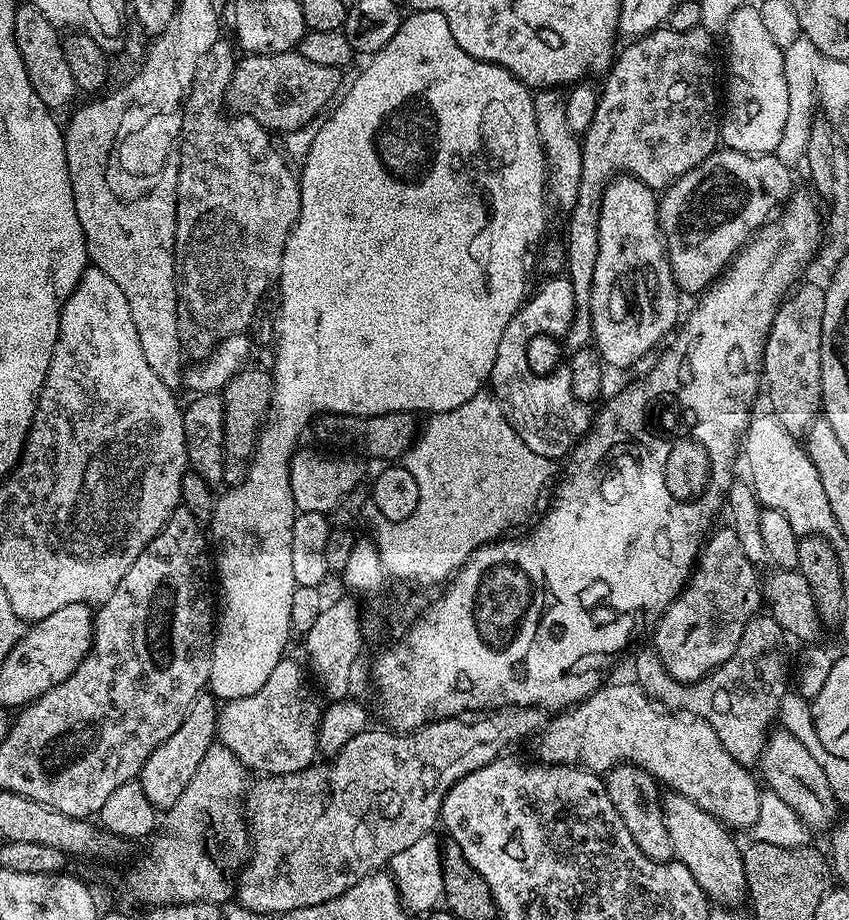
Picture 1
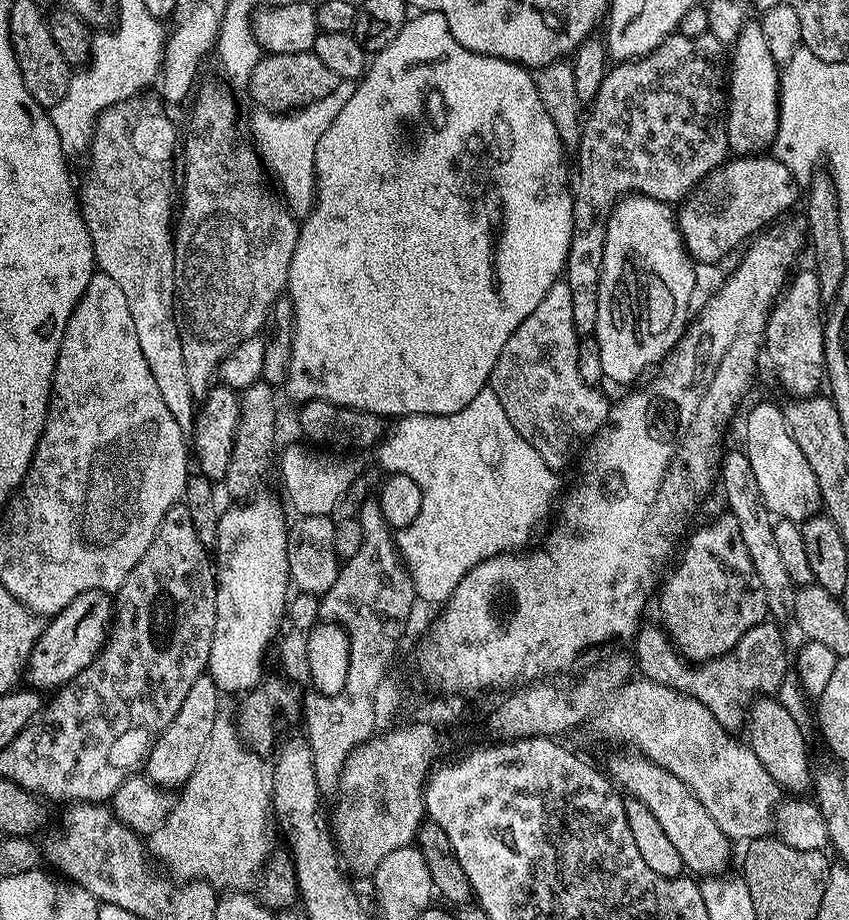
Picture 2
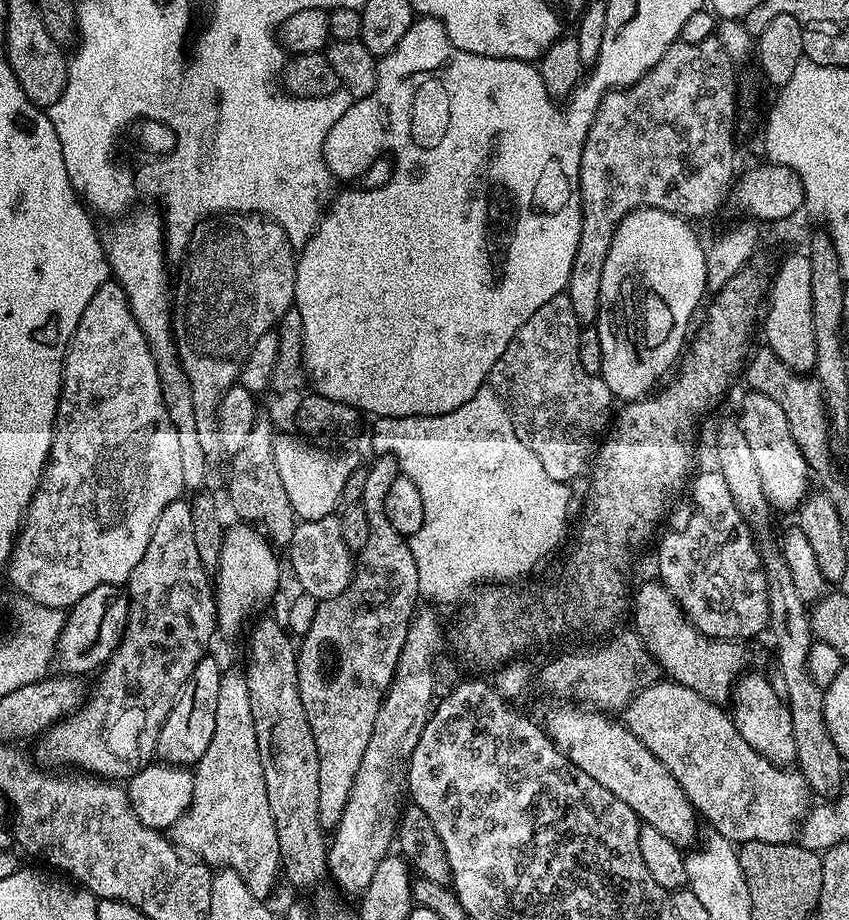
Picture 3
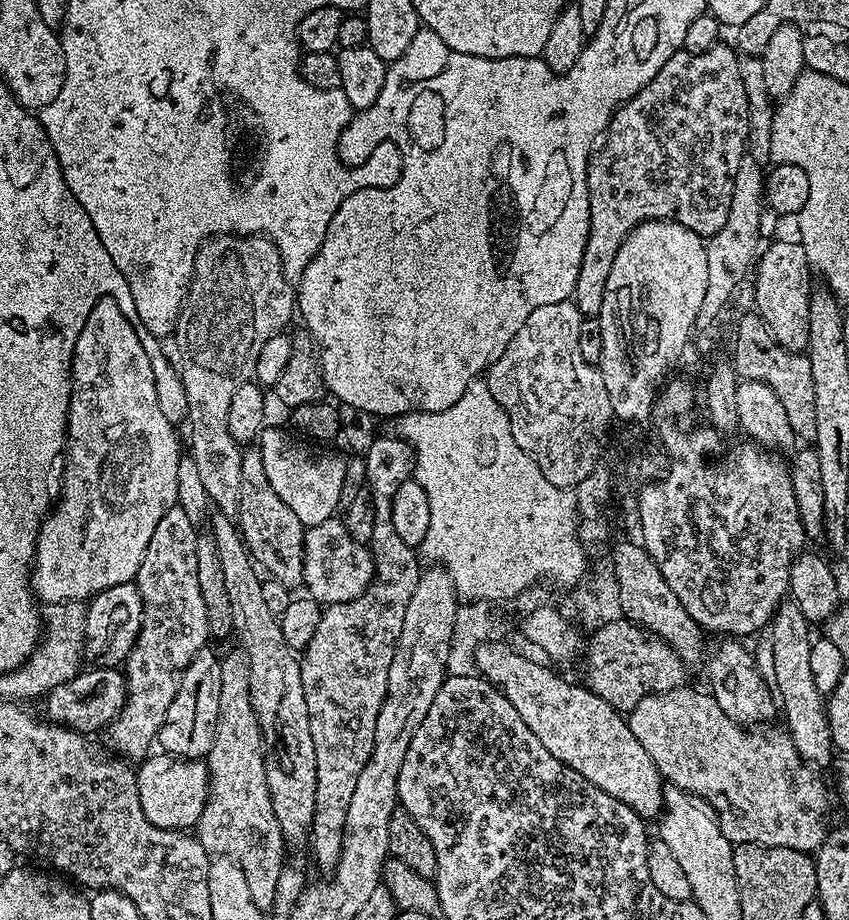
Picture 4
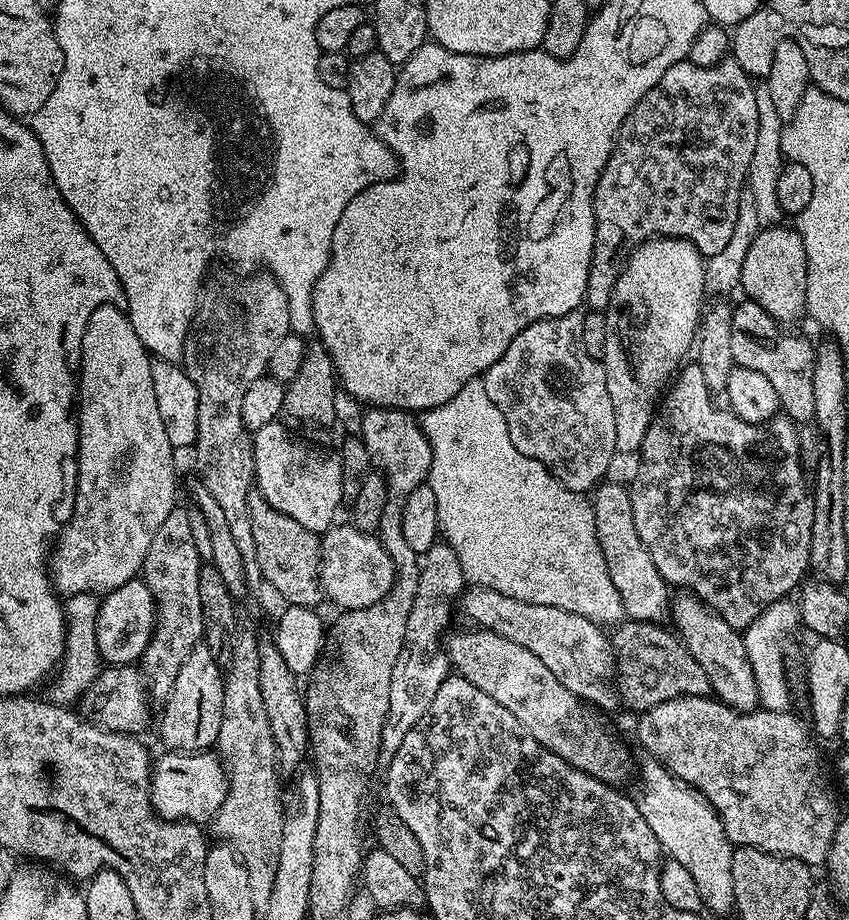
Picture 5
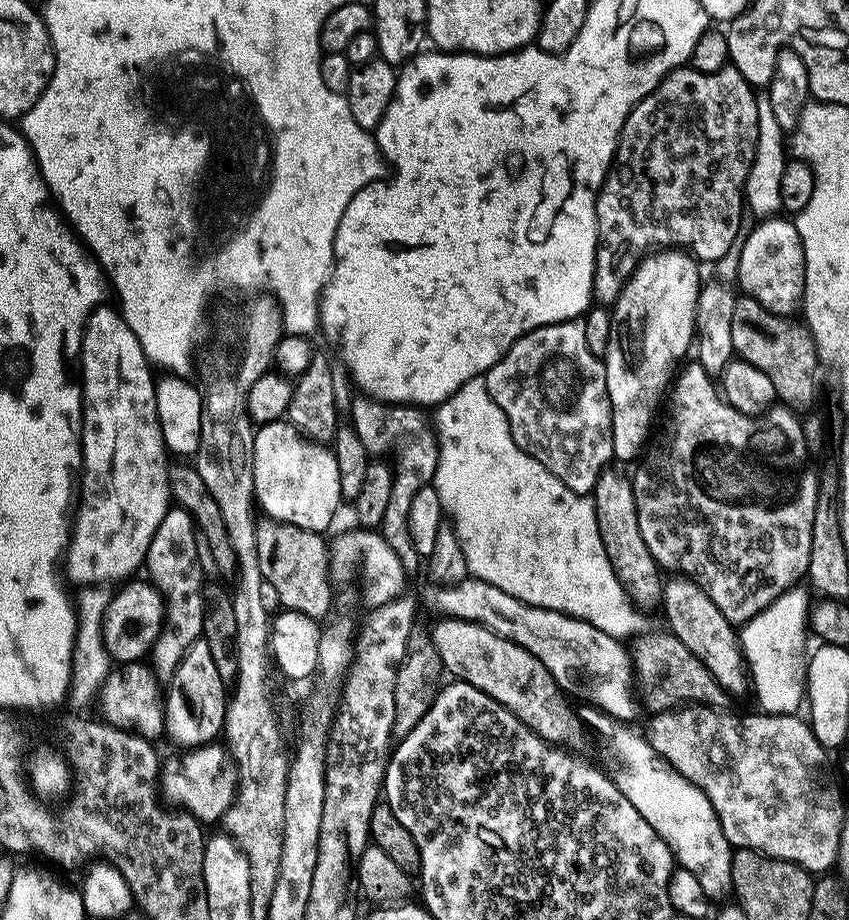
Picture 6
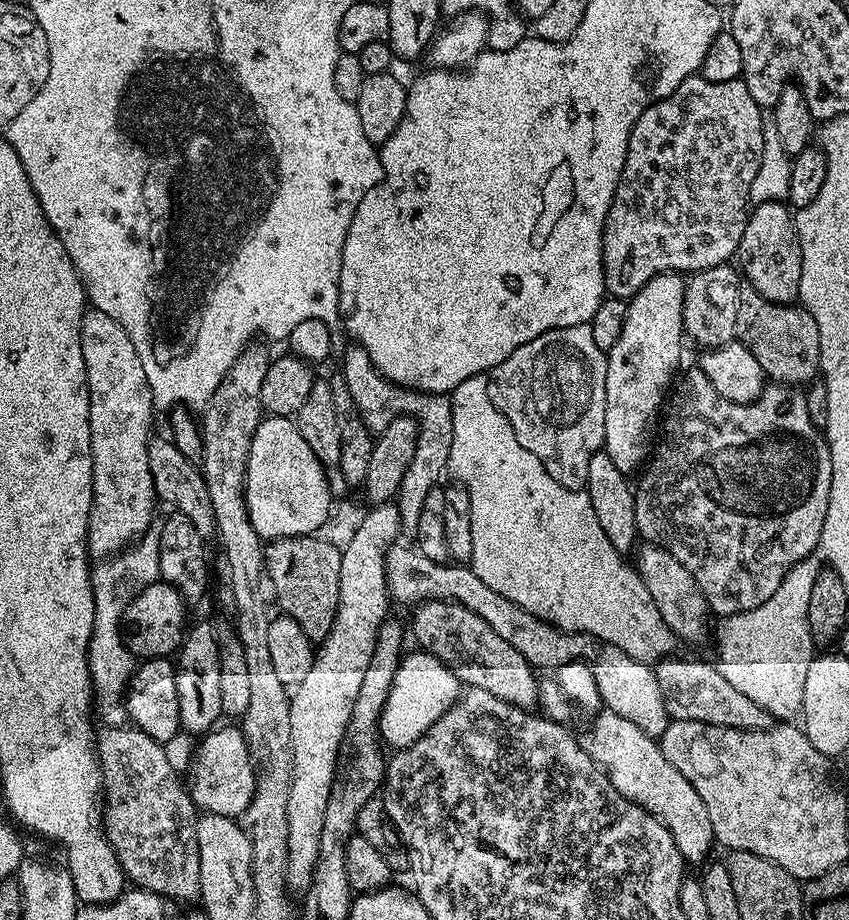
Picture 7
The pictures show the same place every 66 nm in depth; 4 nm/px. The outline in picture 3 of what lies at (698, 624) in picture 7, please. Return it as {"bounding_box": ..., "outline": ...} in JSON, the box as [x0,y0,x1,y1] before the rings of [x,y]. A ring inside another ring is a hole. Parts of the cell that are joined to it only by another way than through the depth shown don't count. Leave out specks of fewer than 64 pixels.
{"bounding_box":[730,671,796,766],"outline":[[[755,671],[741,675],[732,685],[730,697],[730,715],[738,734],[762,754],[772,764],[792,766],[796,764],[794,750],[794,722],[790,722],[790,710],[784,703],[784,698],[775,693],[771,679],[766,675],[758,676]]]}

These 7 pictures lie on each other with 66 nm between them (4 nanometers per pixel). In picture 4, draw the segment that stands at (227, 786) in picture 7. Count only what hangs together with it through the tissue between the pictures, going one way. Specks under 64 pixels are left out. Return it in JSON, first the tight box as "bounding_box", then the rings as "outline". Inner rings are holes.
{"bounding_box":[136,754,208,830],"outline":[[[171,754],[149,755],[139,761],[136,768],[138,802],[142,802],[142,814],[159,828],[177,830],[195,829],[198,818],[208,801],[208,766],[203,759],[183,760]]]}

